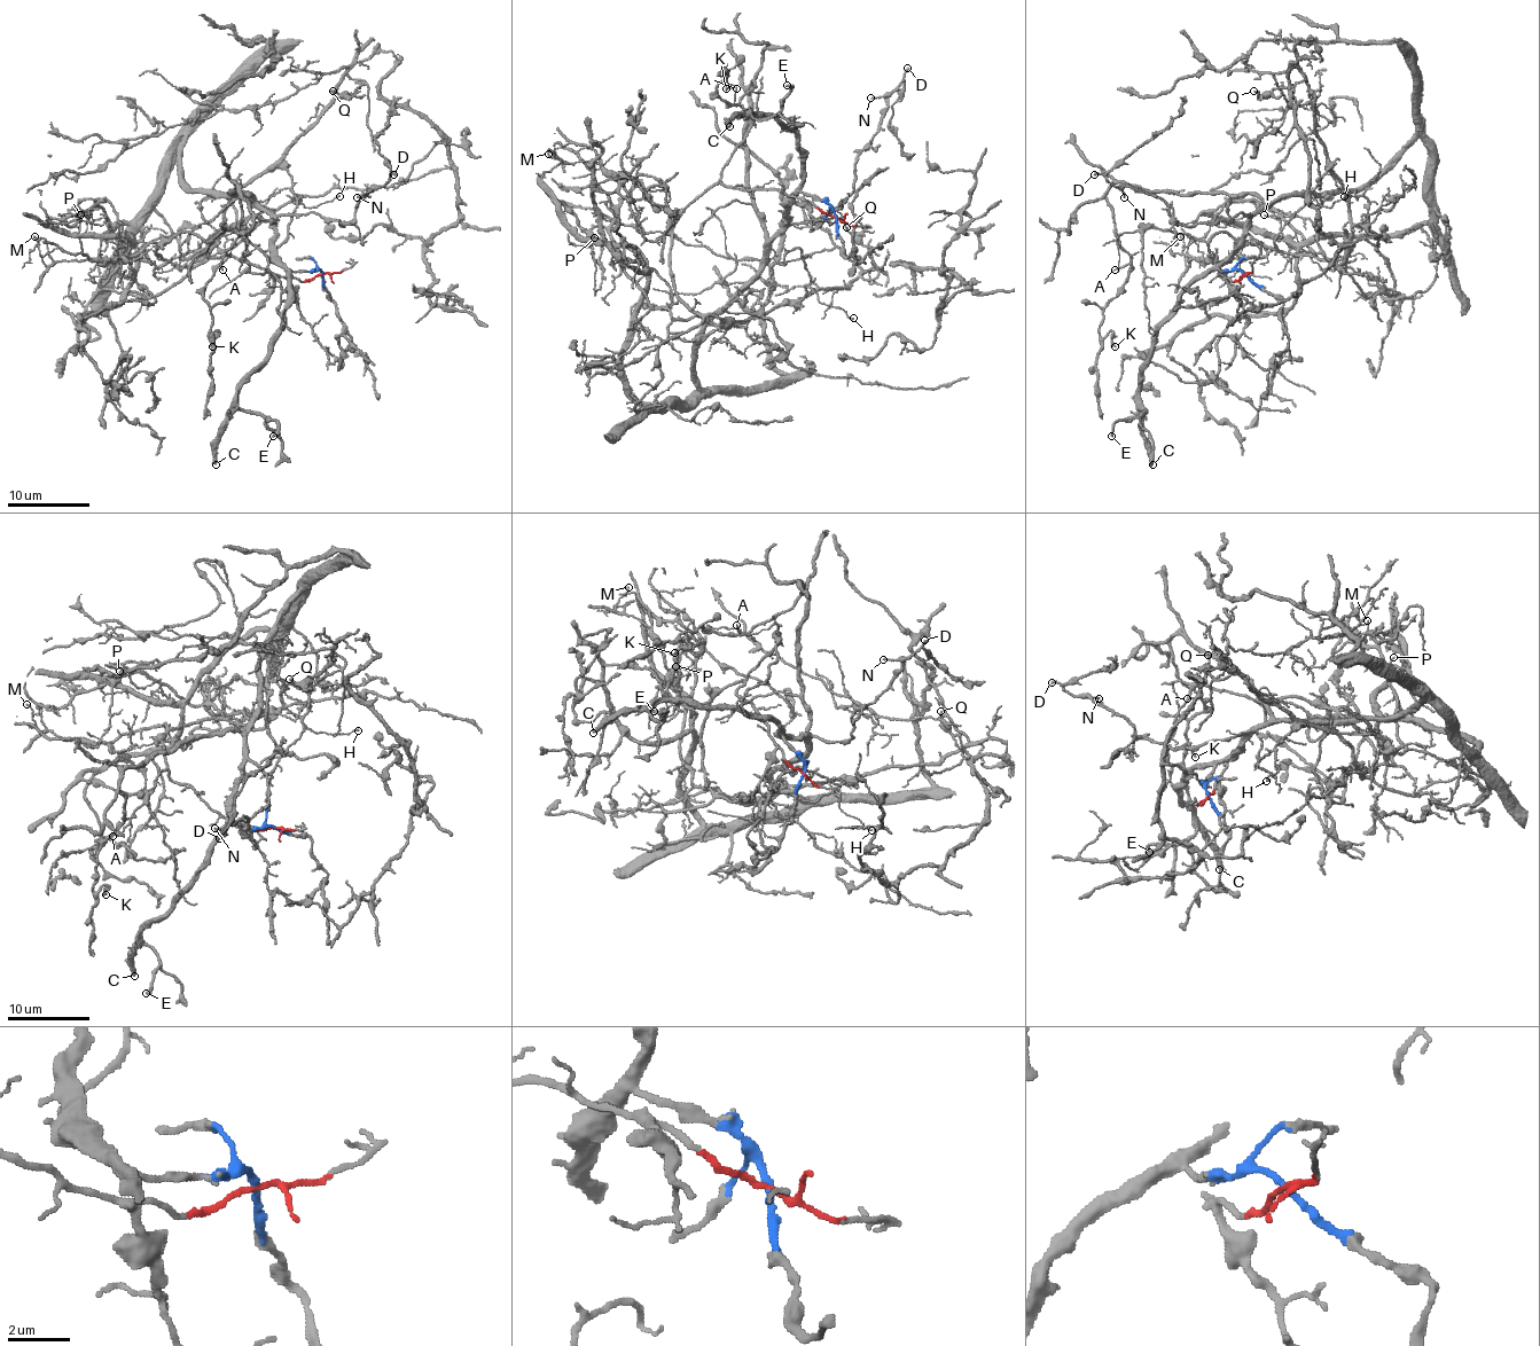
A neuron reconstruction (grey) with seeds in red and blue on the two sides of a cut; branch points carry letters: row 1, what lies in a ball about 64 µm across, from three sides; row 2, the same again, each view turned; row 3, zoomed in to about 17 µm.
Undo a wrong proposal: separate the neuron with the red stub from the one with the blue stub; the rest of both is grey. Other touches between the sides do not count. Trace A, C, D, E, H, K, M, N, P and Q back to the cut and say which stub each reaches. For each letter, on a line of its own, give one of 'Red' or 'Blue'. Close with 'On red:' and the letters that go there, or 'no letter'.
A: Blue
C: Blue
D: Blue
E: Blue
H: Red
K: Blue
M: Red
N: Blue
P: Red
Q: Red
On red: H, M, P, Q

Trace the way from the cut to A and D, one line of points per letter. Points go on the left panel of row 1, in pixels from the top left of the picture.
A: (321, 273), (287, 267), (276, 252), (274, 220), (250, 194), (231, 192), (235, 184), (240, 234), (223, 270)
D: (321, 273), (287, 267), (276, 252), (274, 220), (313, 212), (344, 226), (365, 197), (393, 174)

